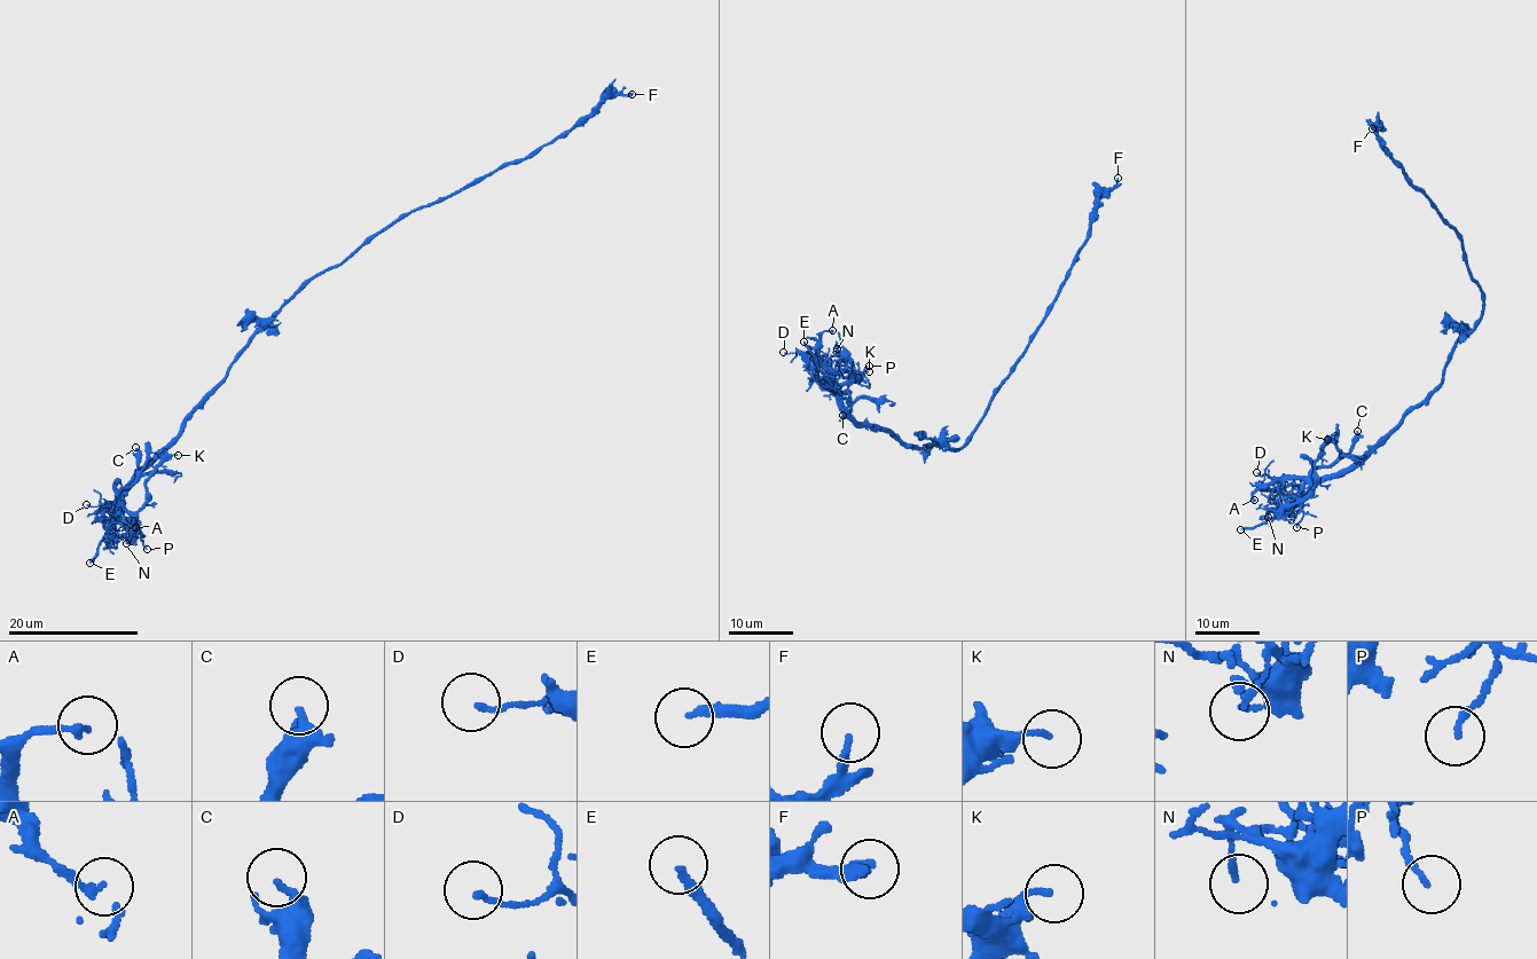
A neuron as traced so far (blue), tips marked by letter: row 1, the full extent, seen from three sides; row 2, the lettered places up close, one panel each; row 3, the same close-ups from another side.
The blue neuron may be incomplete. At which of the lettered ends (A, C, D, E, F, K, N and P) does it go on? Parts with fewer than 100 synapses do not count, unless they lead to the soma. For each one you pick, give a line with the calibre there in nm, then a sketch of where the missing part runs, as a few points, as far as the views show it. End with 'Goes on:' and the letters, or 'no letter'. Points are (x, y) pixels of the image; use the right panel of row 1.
E: 220 nm thick; missing branch runs (1240, 529), (1228, 537), (1223, 549), (1225, 553), (1212, 545), (1205, 549)
Goes on: E

